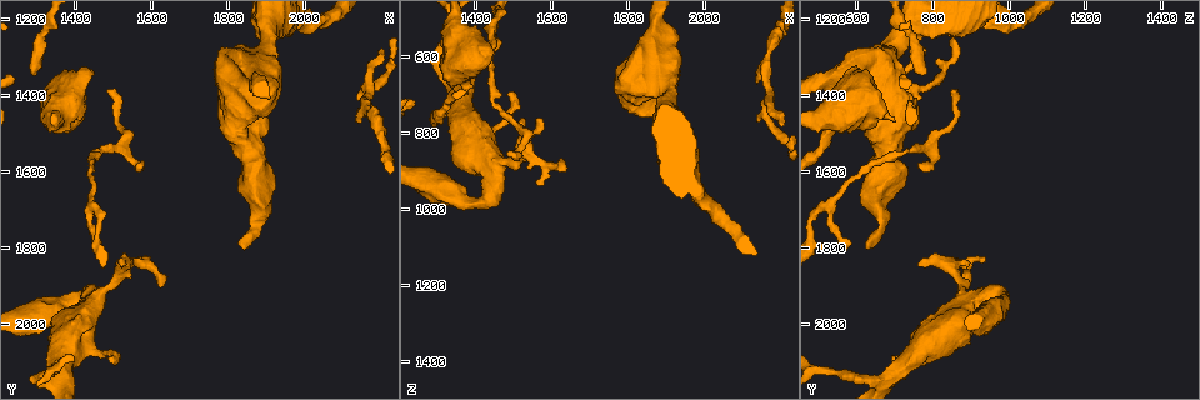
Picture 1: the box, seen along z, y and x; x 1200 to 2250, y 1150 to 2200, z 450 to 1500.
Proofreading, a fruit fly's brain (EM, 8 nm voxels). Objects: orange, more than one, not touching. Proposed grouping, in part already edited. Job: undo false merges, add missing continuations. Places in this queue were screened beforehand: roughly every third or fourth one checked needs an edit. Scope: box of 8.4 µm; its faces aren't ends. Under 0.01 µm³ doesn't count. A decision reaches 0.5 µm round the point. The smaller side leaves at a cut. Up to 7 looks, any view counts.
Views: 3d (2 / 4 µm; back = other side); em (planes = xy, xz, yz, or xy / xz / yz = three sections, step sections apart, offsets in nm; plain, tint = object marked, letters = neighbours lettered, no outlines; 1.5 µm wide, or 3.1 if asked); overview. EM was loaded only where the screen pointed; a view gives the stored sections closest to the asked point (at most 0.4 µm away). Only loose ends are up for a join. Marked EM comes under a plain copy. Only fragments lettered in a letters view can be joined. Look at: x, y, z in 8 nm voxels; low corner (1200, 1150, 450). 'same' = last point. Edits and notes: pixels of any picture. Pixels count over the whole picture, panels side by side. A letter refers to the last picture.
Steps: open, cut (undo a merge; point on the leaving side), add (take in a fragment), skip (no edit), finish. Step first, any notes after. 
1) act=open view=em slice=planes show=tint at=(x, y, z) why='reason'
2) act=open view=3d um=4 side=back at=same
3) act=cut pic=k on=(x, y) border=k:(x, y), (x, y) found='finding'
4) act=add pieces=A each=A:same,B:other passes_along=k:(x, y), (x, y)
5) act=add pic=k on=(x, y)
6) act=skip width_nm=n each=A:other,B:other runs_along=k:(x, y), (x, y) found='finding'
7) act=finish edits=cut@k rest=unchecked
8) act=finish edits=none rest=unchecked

act=open view=em slice=planes show=letters at=(1525, 1840, 765) why='an open end'

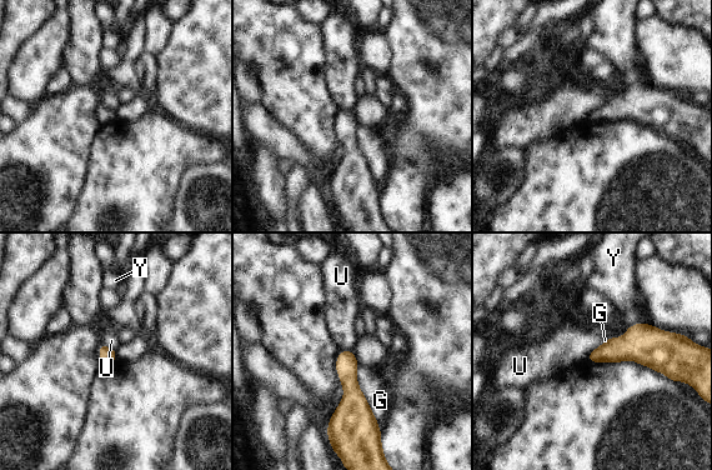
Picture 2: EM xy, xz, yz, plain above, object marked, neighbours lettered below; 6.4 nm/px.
act=add pieces=Y width_nm=100 each=G:other,U:other,Y:same passes_along=2:(662, 351), (635, 325), (621, 289) found='the neuron continues'

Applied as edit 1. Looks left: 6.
act=open view=overview

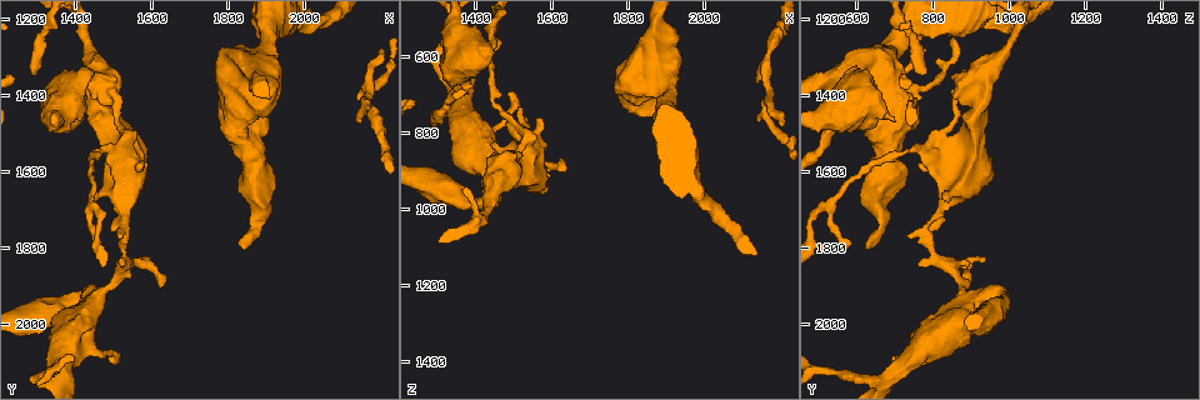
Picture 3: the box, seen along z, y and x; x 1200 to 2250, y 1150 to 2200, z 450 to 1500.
act=open view=em slice=planes show=tint at=(1295, 1350, 770) why='free end'

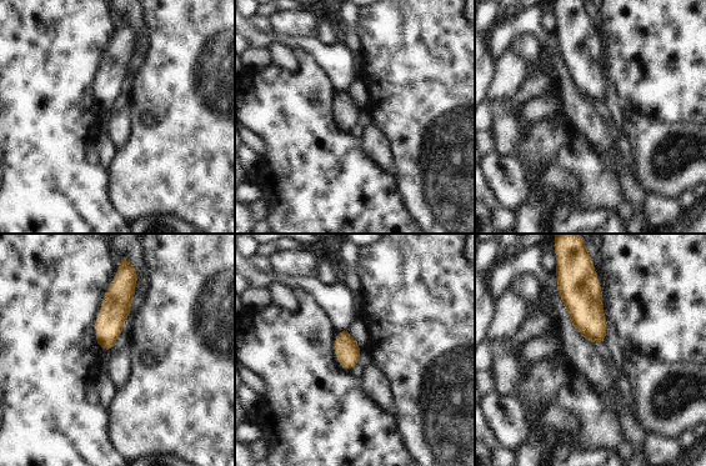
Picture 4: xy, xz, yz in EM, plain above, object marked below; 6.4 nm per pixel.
act=open view=em slice=planes show=letters at=same

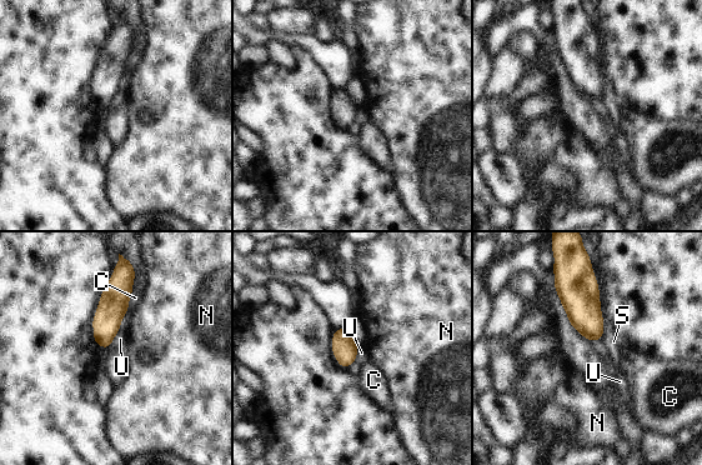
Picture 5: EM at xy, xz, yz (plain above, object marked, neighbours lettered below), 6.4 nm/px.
act=skip width_nm=150 each=C:other,N:other,S:other,U:other border=5:(125, 313), (120, 329), (108, 348) found='none of them fits'

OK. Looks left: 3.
act=finish edits=add@2 rest=unchecked

